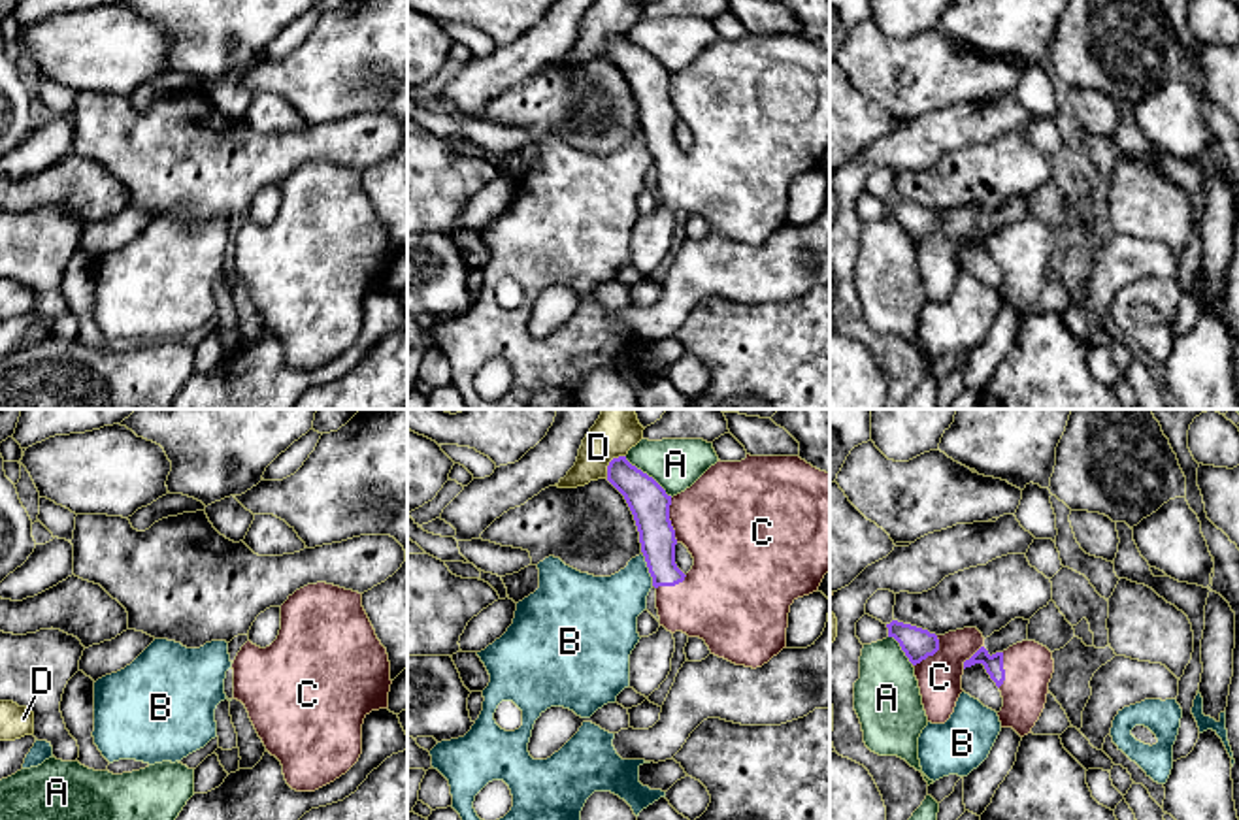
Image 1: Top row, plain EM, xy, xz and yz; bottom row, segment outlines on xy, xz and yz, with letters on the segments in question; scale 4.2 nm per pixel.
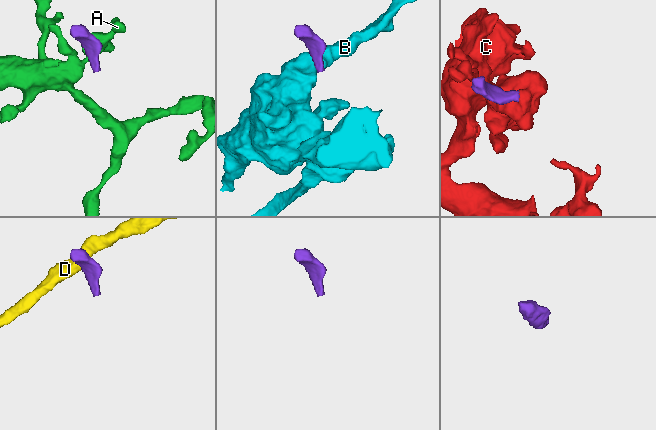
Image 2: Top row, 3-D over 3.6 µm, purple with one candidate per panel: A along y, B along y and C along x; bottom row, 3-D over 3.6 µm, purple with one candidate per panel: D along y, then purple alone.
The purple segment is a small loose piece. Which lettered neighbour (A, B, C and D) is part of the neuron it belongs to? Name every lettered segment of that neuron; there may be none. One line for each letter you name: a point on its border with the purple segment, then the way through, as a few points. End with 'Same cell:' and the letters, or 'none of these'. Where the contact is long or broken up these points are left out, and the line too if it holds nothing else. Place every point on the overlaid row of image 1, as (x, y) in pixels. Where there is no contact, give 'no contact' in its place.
C: meets purple in xz at (670, 521); runs through xz (649, 504), (670, 521), (728, 519)
Same cell: C

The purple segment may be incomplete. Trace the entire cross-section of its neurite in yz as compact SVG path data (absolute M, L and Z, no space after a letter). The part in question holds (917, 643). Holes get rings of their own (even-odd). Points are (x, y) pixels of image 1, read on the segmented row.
M892 620L886 624L915 667L922 705L932 724L945 724L954 713L966 667L983 664L1001 692L1003 707L998 713L1001 728L1013 728L1020 737L1032 733L1039 720L1054 673L1052 652L1022 641L1003 652L988 654L977 628L964 628L945 635Z

